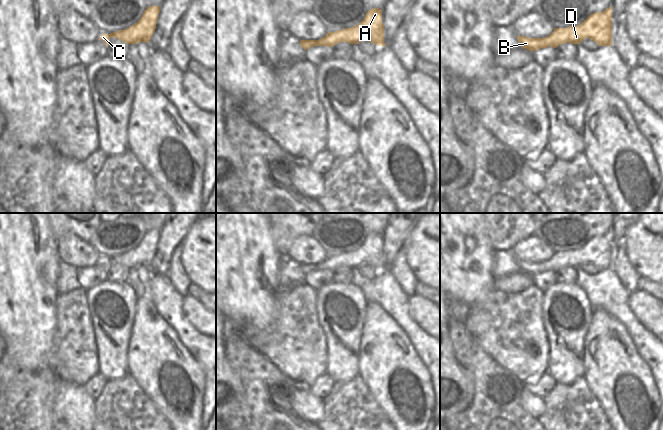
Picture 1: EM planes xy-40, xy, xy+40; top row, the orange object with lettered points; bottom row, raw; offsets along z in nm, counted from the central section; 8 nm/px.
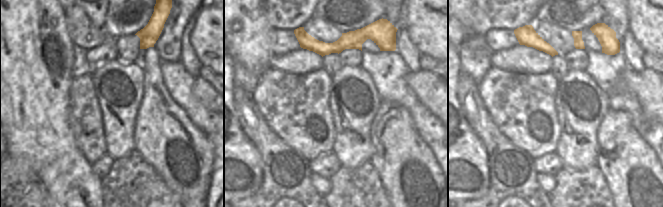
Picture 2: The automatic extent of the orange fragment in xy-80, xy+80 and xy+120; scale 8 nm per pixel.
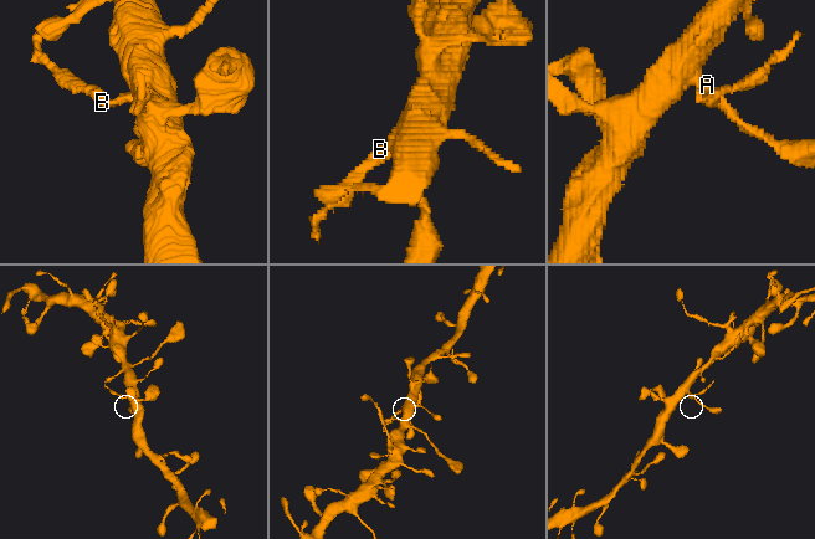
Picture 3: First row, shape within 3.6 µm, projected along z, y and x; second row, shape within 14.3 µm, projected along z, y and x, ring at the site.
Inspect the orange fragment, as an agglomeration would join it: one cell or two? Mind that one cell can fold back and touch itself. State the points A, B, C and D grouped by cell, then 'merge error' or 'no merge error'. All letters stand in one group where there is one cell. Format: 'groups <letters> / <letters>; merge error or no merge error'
groups A C D / B; merge error

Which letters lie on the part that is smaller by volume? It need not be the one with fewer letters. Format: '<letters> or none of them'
B

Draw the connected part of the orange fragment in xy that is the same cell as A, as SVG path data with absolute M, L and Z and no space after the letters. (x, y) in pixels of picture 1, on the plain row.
M373 232L369 234L364 243L357 249L335 256L328 256L323 262L318 264L319 268L333 268L347 266L358 268L367 264L378 270L386 270L384 267L384 249L382 247L382 234Z

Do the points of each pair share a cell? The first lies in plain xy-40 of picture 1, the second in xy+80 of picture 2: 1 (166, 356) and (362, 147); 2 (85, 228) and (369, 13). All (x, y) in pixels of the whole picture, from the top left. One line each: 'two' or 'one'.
1: two
2: two

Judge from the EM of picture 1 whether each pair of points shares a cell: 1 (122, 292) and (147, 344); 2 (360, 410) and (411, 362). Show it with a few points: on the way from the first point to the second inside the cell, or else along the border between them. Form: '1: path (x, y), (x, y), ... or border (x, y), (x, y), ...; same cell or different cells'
1: border (136, 296), (136, 312), (129, 338); different cells
2: border (360, 378), (387, 417); different cells

